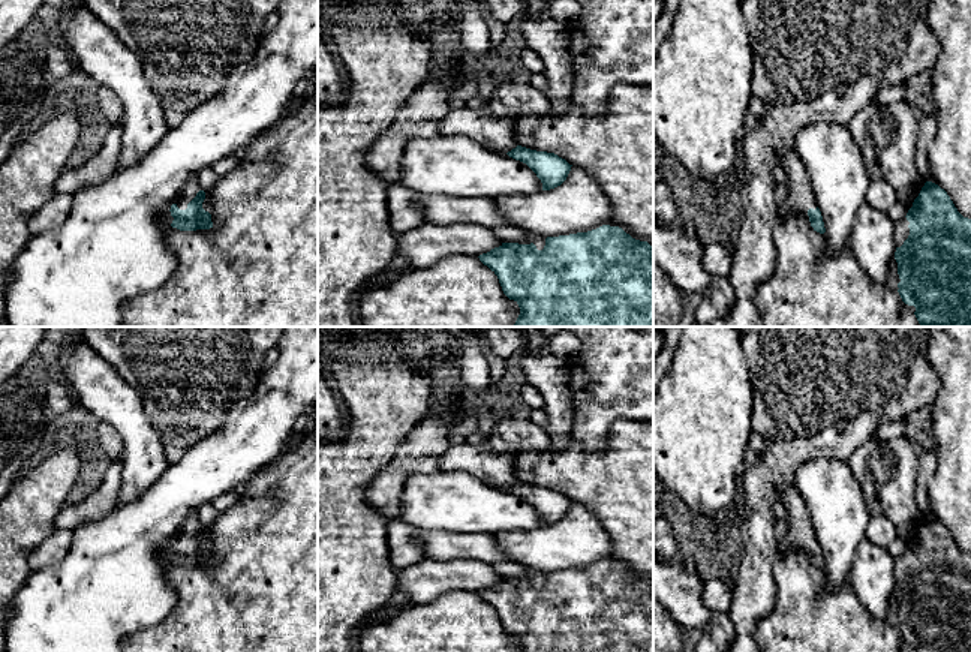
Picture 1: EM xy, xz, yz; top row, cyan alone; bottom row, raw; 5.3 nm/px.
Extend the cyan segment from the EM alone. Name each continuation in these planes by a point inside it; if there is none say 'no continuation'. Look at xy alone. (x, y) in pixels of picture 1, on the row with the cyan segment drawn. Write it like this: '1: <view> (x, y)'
1: xy (191, 189)

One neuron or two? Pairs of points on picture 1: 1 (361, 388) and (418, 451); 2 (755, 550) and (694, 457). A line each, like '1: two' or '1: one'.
1: two
2: two

